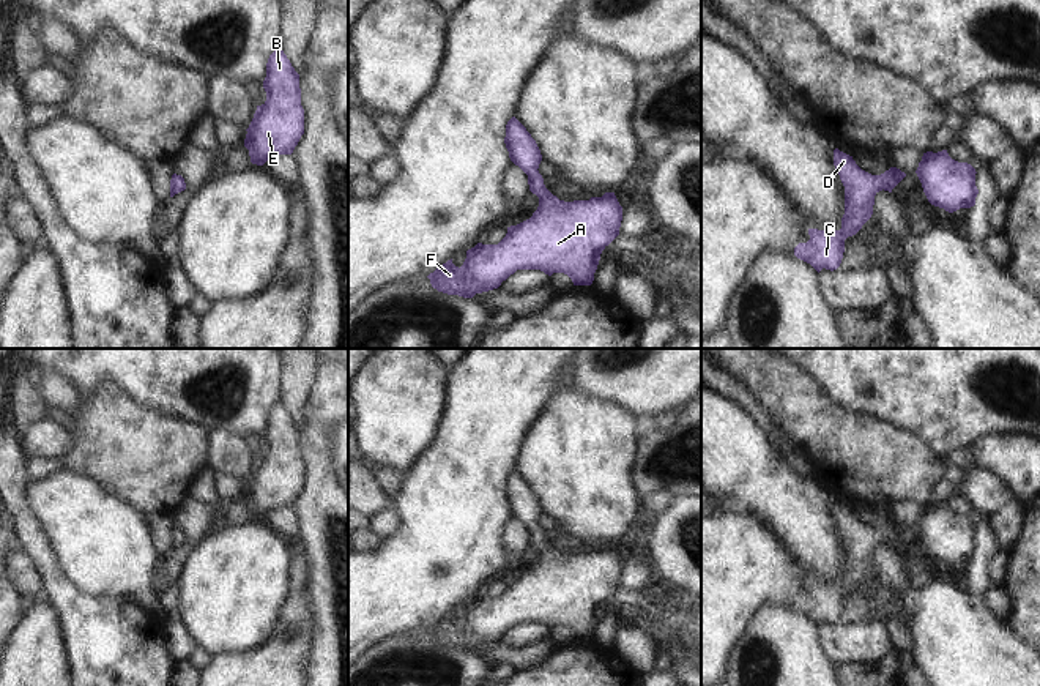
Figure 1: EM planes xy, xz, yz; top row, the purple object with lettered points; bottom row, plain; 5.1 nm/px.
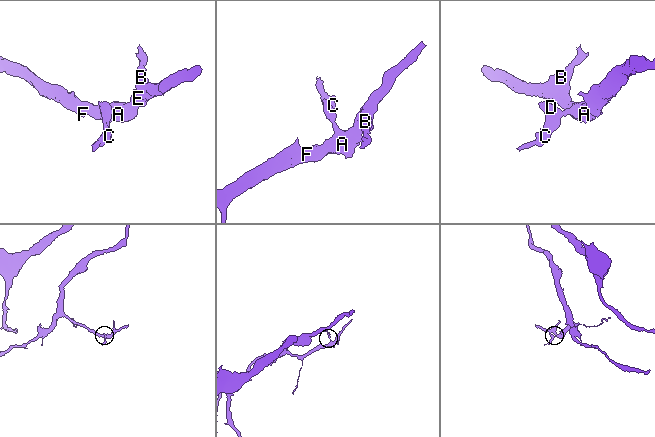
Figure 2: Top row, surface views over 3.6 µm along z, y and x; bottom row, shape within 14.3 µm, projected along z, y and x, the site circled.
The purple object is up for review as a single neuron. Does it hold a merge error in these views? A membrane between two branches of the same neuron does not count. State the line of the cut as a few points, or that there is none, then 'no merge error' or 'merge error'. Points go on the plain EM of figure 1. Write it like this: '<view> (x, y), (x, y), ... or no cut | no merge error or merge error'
no cut | no merge error

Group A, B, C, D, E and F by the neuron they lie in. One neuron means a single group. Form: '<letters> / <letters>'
A B C D E F

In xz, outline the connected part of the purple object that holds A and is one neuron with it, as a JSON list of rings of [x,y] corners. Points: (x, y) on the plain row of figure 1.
[[[512,470],[506,478],[511,514],[528,528],[539,550],[533,569],[507,580],[498,598],[477,596],[459,621],[452,612],[427,631],[438,645],[473,651],[498,642],[517,623],[567,628],[574,639],[591,639],[602,604],[619,588],[622,560],[615,546],[589,554],[564,555],[553,549],[539,527],[540,503],[526,481]]]

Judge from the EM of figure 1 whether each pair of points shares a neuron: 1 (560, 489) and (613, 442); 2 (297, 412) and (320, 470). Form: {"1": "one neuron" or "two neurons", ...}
{"1": "one neuron", "2": "two neurons"}

